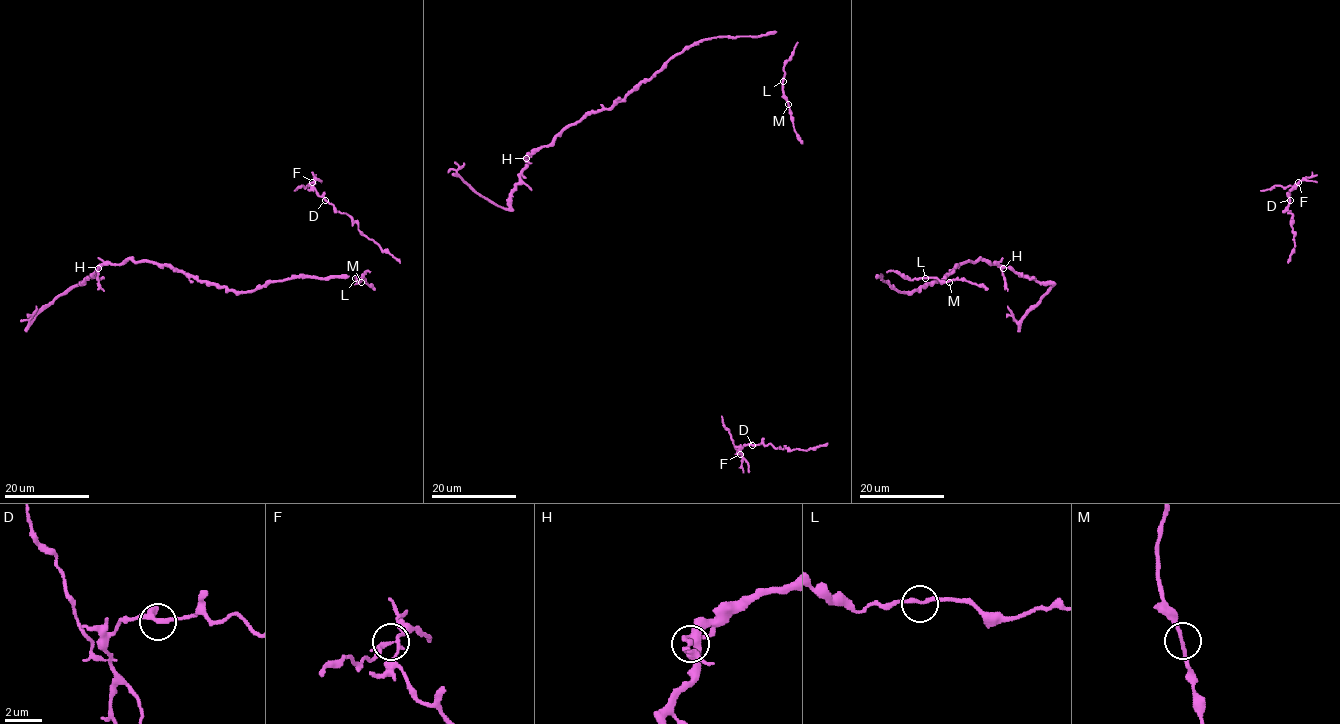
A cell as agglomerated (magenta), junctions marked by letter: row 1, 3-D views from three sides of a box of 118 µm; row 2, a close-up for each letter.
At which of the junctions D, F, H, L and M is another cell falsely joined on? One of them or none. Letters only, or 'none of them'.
F

